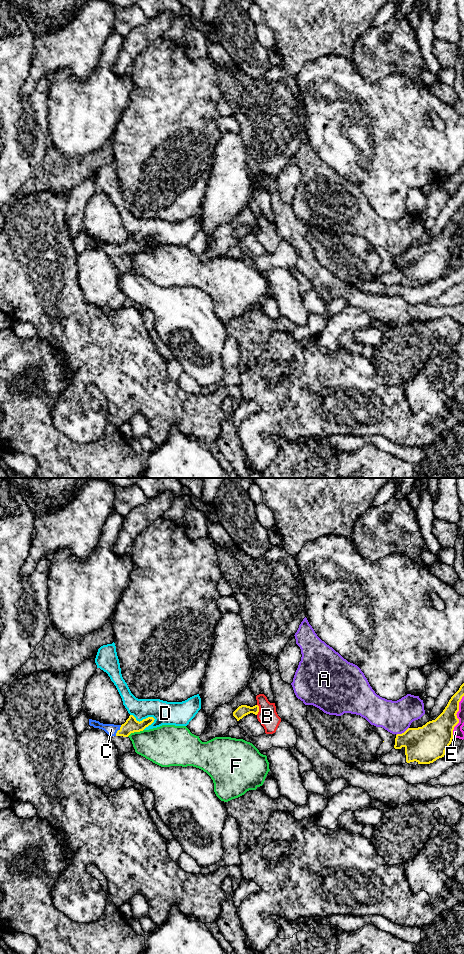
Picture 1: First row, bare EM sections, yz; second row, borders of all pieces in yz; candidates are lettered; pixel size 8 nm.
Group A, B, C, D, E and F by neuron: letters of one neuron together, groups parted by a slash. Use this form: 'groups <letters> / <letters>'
groups A / B / C / D / E / F

